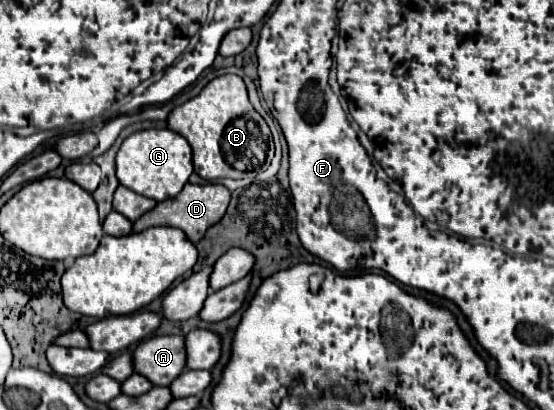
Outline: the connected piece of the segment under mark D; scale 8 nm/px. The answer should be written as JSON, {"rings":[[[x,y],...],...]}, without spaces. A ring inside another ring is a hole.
{"rings":[[[187,182],[185,188],[175,198],[159,202],[151,212],[147,212],[139,220],[135,220],[133,232],[141,232],[141,230],[147,230],[151,226],[175,226],[175,228],[181,228],[193,244],[197,244],[205,236],[205,232],[223,218],[227,206],[229,206],[229,200],[231,200],[231,192],[223,184],[199,186],[199,184]]]}

